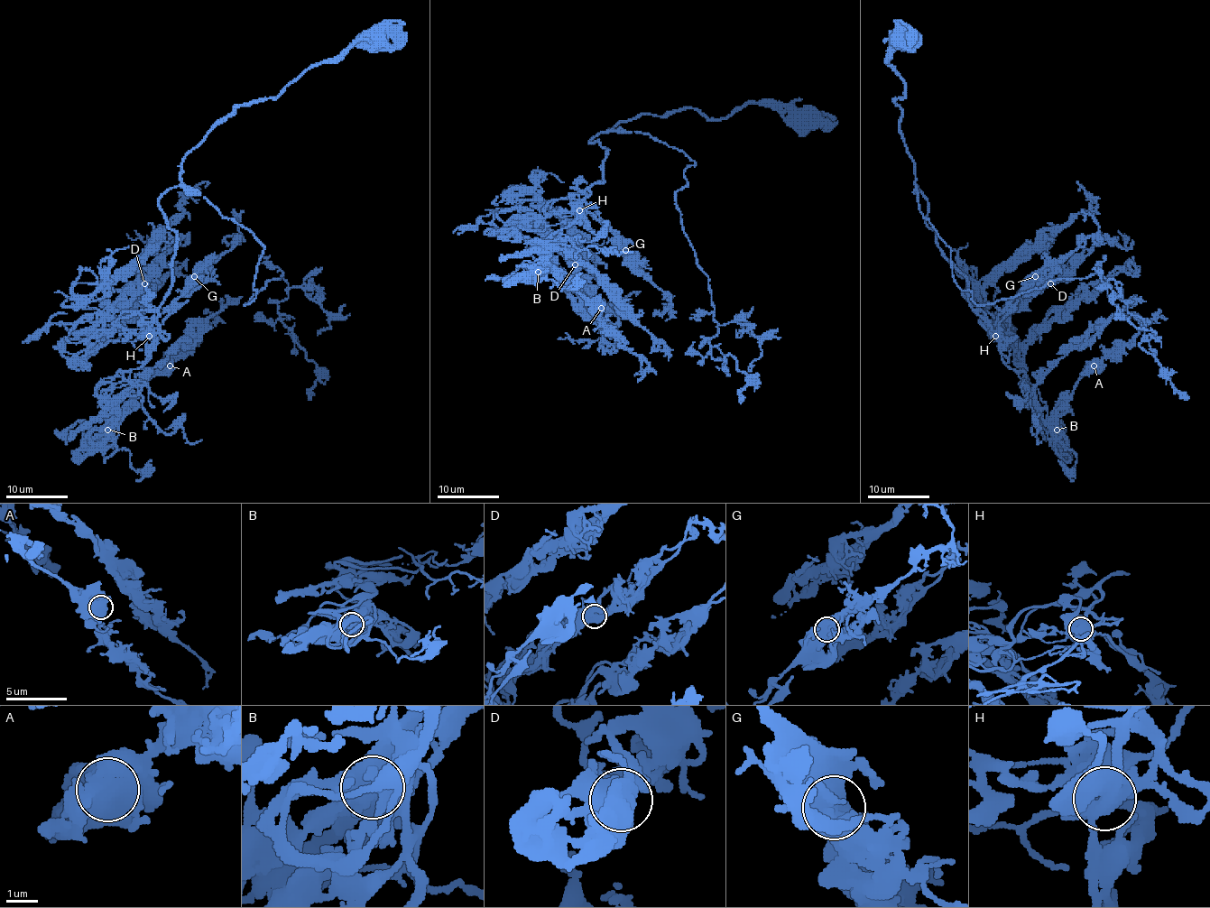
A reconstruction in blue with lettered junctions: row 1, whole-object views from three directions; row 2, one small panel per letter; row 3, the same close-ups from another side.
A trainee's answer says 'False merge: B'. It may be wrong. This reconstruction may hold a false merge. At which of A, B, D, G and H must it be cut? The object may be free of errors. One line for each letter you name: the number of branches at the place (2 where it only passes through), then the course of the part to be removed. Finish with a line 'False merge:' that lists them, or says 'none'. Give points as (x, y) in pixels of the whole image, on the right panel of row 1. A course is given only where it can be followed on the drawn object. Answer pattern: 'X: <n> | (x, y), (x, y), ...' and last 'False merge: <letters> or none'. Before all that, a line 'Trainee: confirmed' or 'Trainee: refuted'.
Trainee: refuted
False merge: none

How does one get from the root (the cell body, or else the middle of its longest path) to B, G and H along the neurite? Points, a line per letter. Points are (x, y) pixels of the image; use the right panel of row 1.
B: (908, 37), (889, 63), (904, 84), (893, 101), (926, 223), (1002, 359), (1057, 429)
G: (908, 37), (889, 60), (904, 84), (893, 101), (937, 245), (965, 278), (967, 300), (991, 330), (1035, 276)
H: (908, 37), (889, 60), (904, 84), (893, 101), (900, 134), (937, 245), (965, 278), (967, 300), (995, 337)

